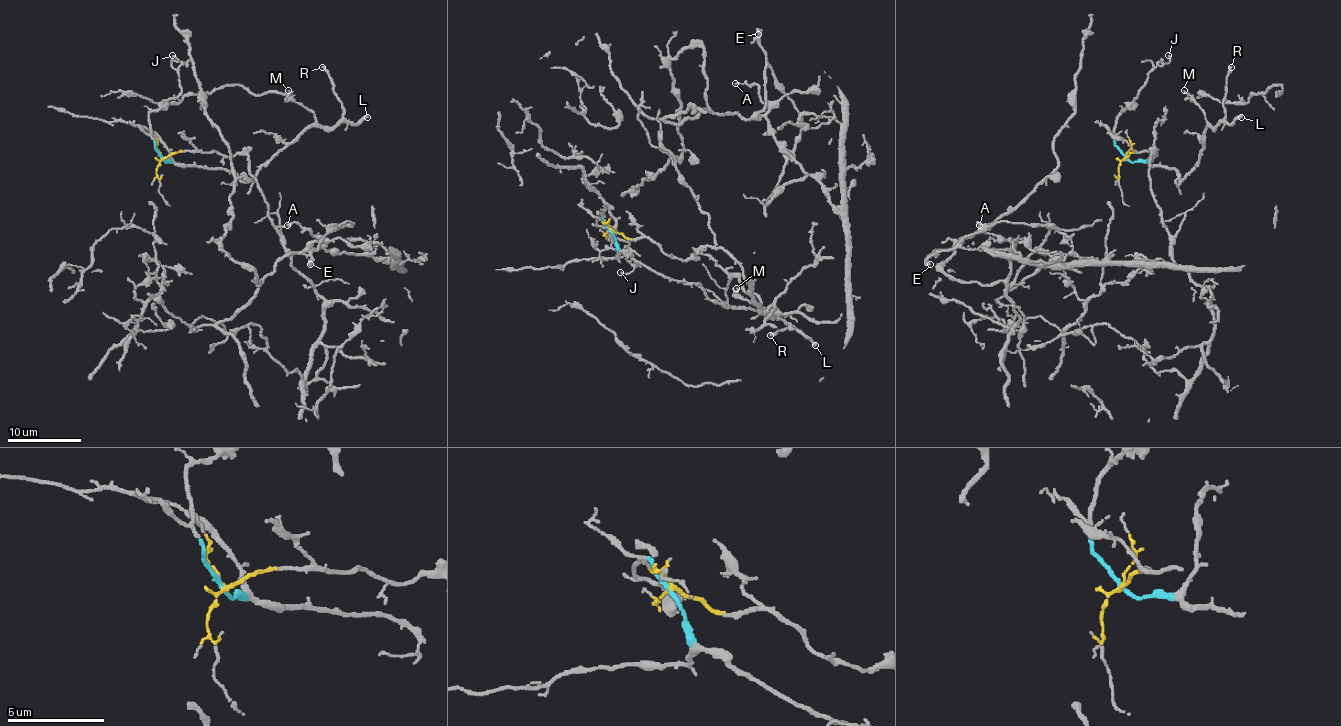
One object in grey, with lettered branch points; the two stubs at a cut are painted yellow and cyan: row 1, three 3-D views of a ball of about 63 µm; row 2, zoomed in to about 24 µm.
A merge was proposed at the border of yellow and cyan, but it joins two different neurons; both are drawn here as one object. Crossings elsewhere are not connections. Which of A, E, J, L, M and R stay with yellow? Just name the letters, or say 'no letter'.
A, E

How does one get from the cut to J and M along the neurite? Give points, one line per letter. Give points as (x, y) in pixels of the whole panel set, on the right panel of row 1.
J: (1125, 159), (1114, 138), (1115, 118), (1139, 91), (1159, 61), (1165, 63), (1170, 60), (1169, 56)
M: (1125, 159), (1172, 168), (1181, 181), (1196, 166), (1203, 148), (1207, 122), (1196, 102), (1183, 91)

